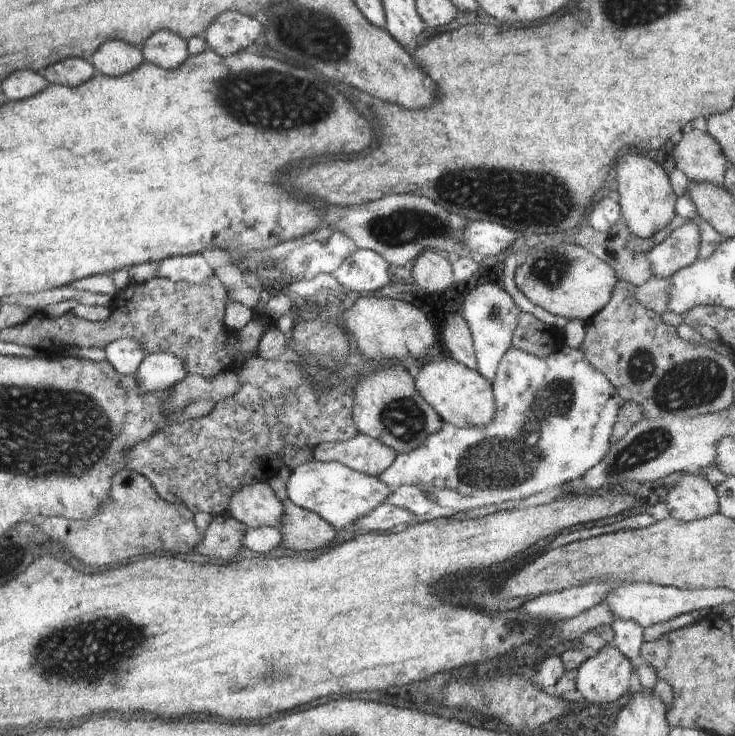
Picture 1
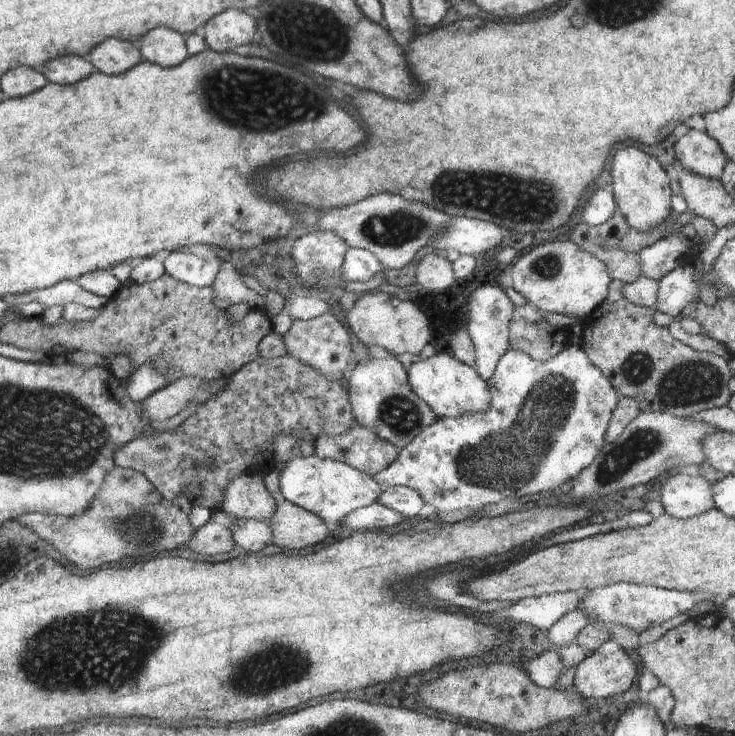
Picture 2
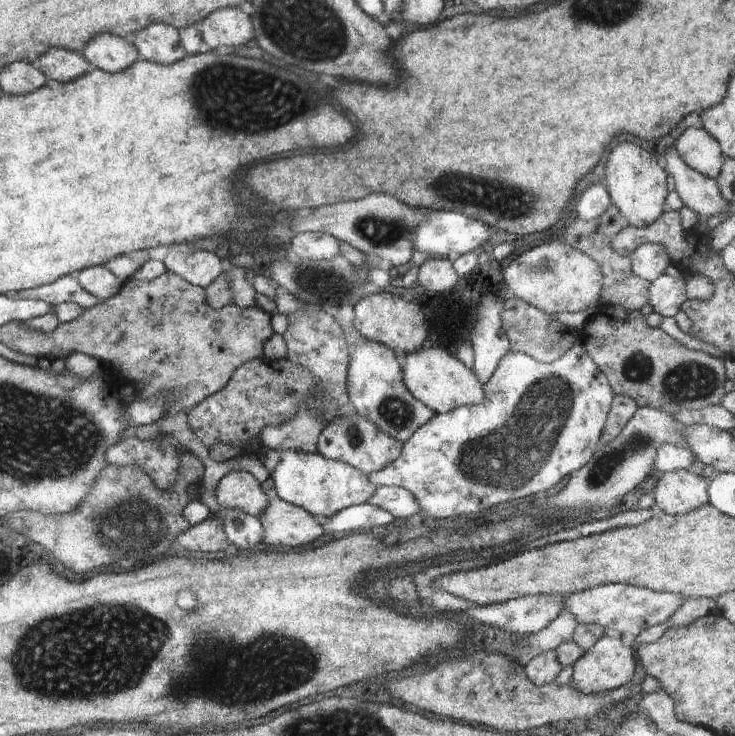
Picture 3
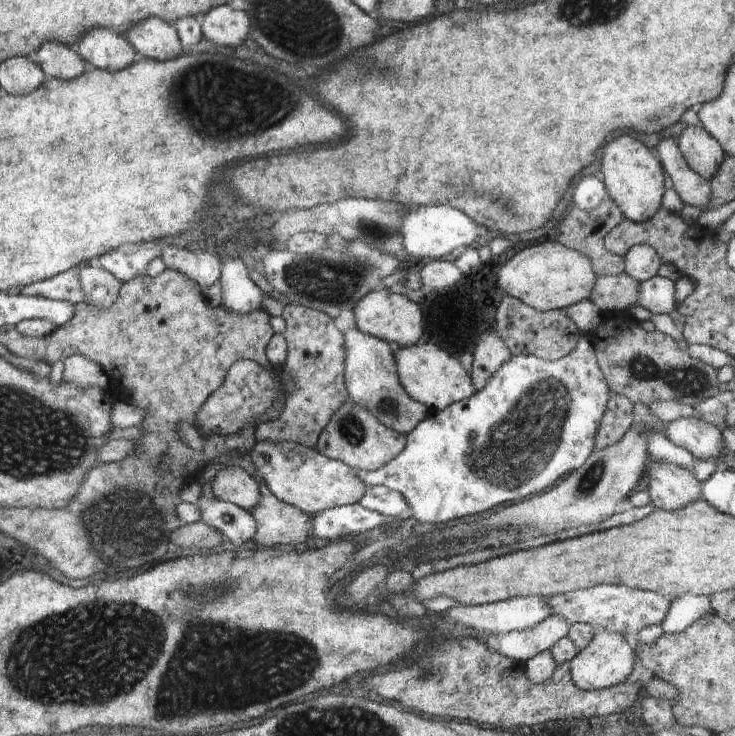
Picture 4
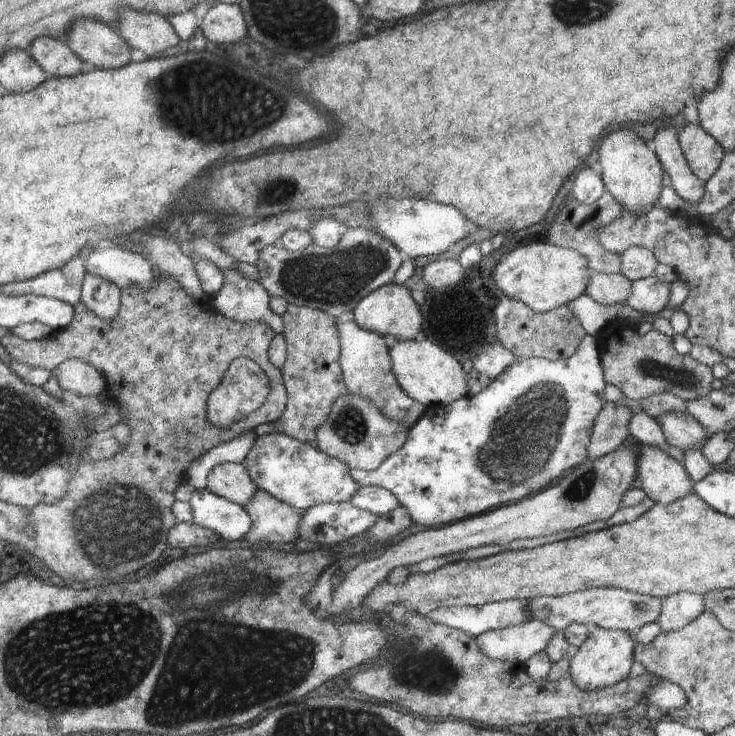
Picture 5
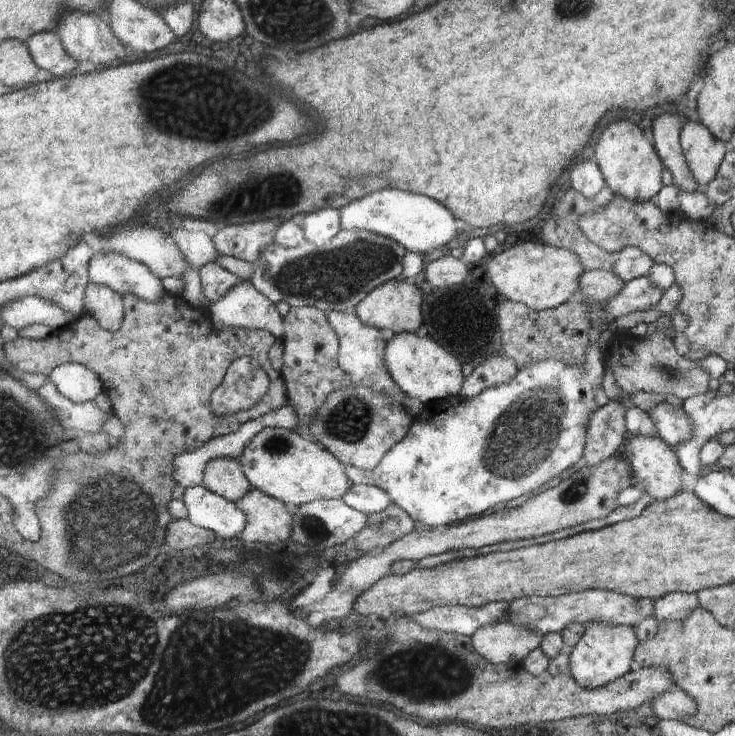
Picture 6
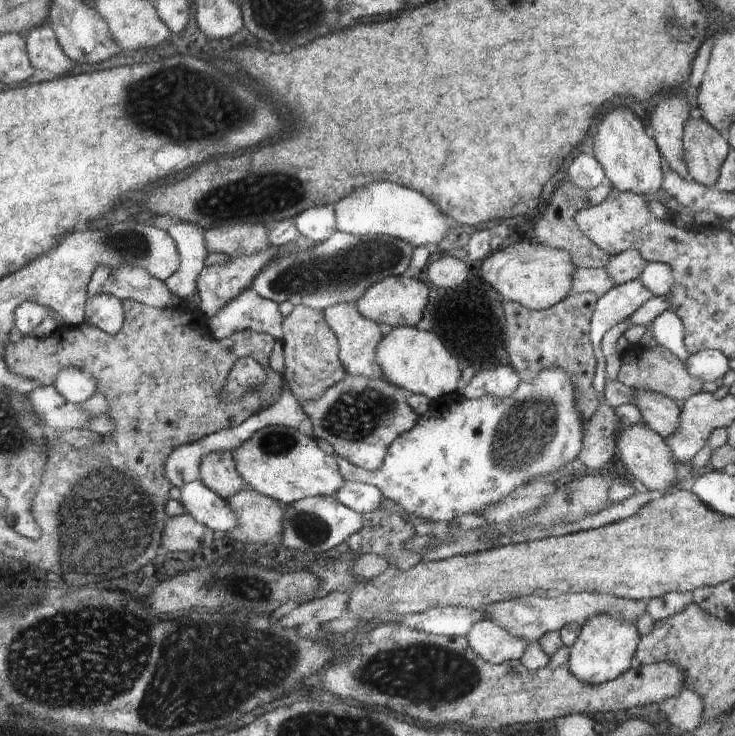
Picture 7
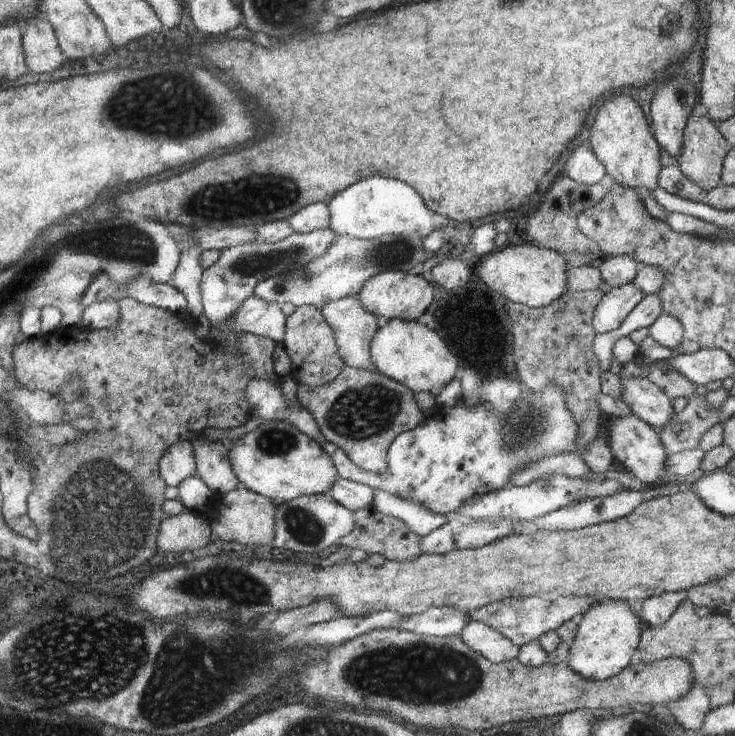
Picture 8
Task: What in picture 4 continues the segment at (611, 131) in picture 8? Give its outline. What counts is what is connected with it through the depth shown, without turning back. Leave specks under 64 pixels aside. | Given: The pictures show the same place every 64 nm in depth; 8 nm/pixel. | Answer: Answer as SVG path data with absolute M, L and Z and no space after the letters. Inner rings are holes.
M618 136L602 148L602 166L600 176L606 186L607 196L612 198L620 212L626 217L642 224L650 220L658 209L663 208L662 198L665 192L665 170L655 151L647 148L632 136Z

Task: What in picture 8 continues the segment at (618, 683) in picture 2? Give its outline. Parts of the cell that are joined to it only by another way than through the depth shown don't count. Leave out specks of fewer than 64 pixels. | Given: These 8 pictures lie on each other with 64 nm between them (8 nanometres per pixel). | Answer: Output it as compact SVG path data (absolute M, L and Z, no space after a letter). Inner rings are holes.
M604 600L592 606L577 621L576 638L569 644L569 665L576 674L588 680L608 680L630 666L632 654L641 641L640 619L626 600Z

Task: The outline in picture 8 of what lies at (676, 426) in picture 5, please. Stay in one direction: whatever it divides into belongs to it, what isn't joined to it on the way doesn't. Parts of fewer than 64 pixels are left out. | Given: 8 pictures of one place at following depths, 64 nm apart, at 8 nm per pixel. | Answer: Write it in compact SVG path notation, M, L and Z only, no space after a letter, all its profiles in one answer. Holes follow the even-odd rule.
M644 376L622 378L620 382L621 399L630 406L636 416L647 422L657 433L676 414L670 398Z

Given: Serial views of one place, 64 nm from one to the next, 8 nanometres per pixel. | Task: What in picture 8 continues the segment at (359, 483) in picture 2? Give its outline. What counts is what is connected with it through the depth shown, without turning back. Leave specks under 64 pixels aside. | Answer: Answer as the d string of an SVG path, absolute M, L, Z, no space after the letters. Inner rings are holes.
M266 421L228 447L227 458L240 483L276 505L301 496L327 493L339 477L332 458L292 423Z

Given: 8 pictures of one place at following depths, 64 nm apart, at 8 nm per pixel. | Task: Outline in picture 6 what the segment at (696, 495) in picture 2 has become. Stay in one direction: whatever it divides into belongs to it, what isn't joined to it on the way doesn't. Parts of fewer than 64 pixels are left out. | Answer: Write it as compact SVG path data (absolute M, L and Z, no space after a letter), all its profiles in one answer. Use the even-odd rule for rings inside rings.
M629 436L622 446L621 454L626 456L632 468L632 476L642 484L645 493L650 494L655 501L668 500L682 492L682 466L676 458L673 448L661 438L650 436Z

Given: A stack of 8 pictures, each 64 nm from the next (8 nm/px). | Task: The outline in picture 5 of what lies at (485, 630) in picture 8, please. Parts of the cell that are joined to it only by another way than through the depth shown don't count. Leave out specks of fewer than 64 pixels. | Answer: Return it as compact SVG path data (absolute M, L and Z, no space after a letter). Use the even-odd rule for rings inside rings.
M536 620L502 630L488 630L475 637L475 644L491 660L523 665L534 654L545 651L554 634L558 630Z

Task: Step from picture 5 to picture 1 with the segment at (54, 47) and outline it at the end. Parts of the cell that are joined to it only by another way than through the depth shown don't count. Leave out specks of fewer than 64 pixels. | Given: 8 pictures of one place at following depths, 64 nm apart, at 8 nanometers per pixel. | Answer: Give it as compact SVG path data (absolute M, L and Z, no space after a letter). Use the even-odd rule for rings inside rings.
M66 58L62 62L56 62L42 70L42 76L50 84L66 84L66 86L78 86L94 76L92 64L88 64L82 58Z

